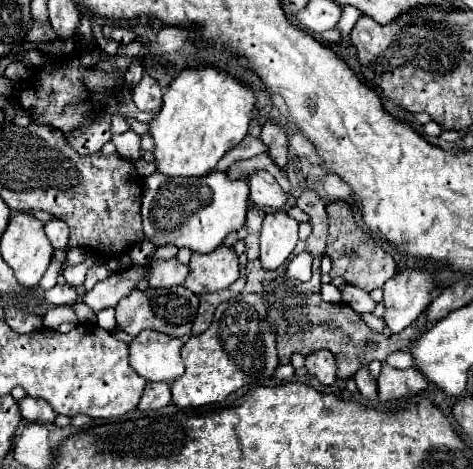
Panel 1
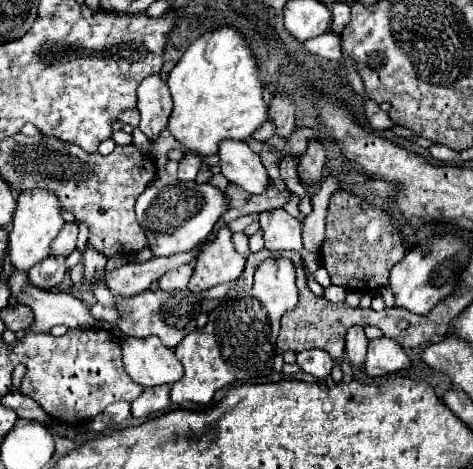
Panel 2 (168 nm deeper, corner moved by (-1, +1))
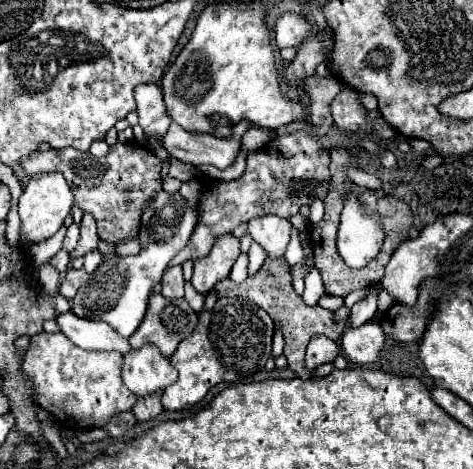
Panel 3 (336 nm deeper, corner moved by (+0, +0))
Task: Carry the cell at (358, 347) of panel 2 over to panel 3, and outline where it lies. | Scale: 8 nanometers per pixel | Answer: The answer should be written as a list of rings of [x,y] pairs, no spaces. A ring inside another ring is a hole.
[[[370,286],[368,292],[366,292],[366,296],[362,300],[358,300],[350,308],[350,324],[358,326],[358,324],[368,322],[370,318],[376,316],[376,310],[378,310],[378,288]]]

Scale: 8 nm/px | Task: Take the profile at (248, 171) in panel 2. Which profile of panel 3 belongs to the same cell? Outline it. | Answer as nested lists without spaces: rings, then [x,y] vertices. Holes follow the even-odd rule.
[[[172,122],[168,132],[158,138],[158,144],[164,146],[168,150],[168,154],[178,158],[180,162],[188,162],[194,166],[212,164],[212,166],[224,170],[234,162],[234,158],[240,150],[240,138],[248,128],[250,128],[250,124],[238,122],[234,126],[232,138],[220,140],[212,134],[186,132],[182,126]]]

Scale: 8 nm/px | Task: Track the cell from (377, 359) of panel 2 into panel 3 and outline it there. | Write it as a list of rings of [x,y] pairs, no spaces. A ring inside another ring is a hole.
[[[370,320],[358,328],[348,326],[340,338],[340,344],[348,360],[358,366],[366,366],[380,358],[384,348],[384,332],[378,322]]]

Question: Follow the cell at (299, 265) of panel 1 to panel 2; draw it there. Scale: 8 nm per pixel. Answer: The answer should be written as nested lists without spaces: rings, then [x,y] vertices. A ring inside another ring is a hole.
[[[285,257],[267,259],[257,267],[255,277],[257,277],[257,283],[253,285],[251,291],[241,291],[241,293],[237,293],[233,297],[223,299],[219,303],[219,307],[209,313],[209,323],[203,329],[197,329],[197,331],[189,333],[175,347],[175,355],[183,363],[185,375],[183,375],[181,381],[177,381],[171,387],[171,401],[173,403],[183,403],[183,401],[209,403],[213,399],[213,395],[225,385],[231,385],[235,381],[259,383],[259,379],[273,373],[273,359],[275,359],[275,343],[277,343],[277,335],[279,335],[279,321],[287,311],[295,309],[295,305],[299,303],[299,295],[297,295],[297,287],[295,287],[295,265]]]

